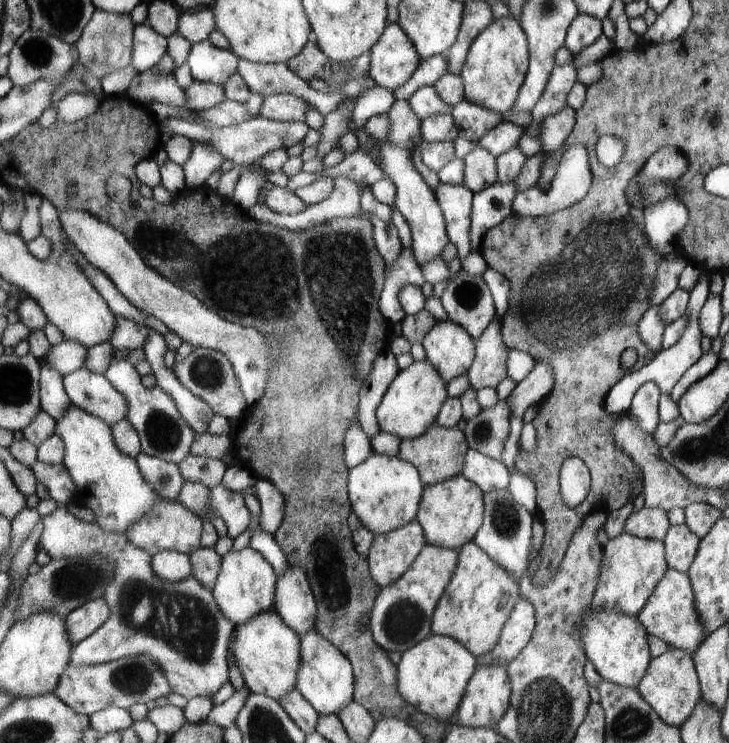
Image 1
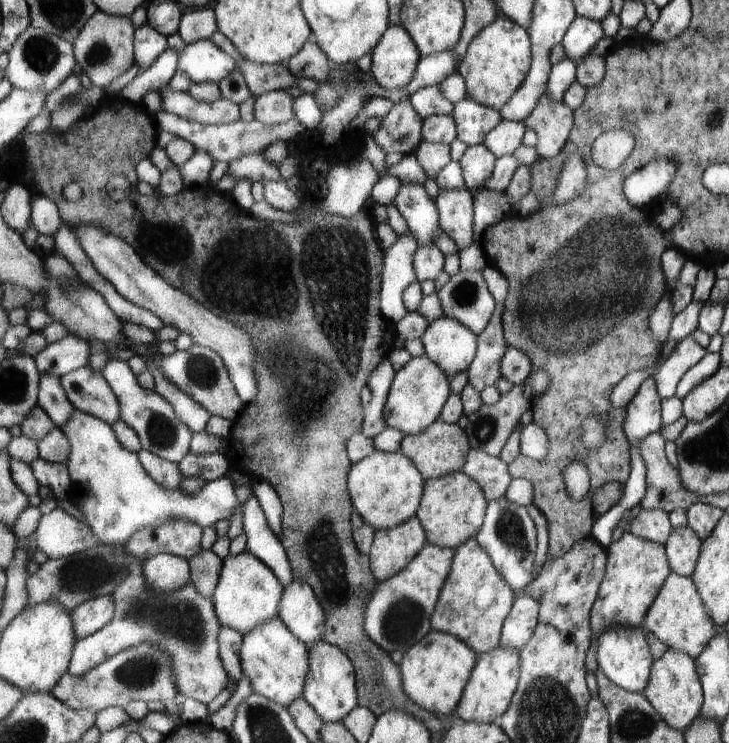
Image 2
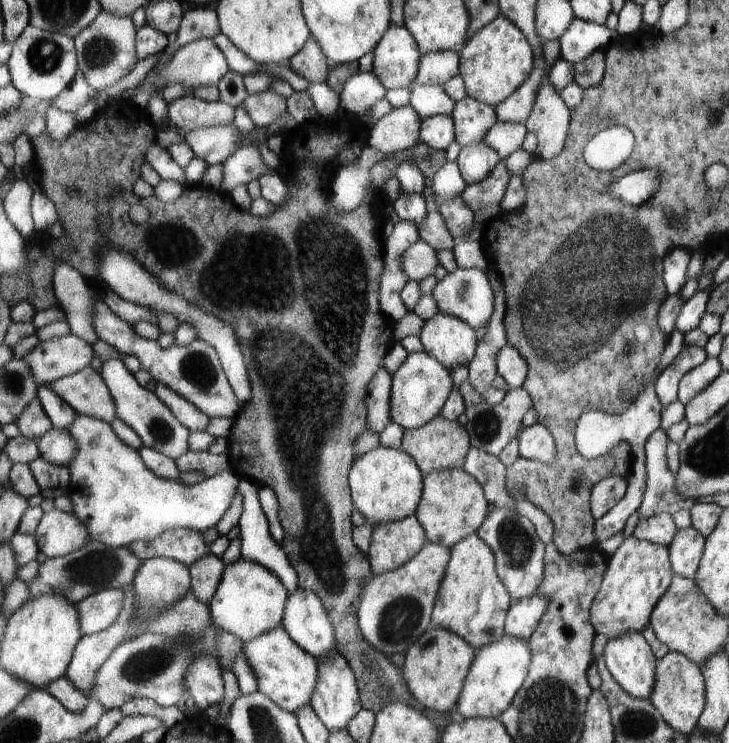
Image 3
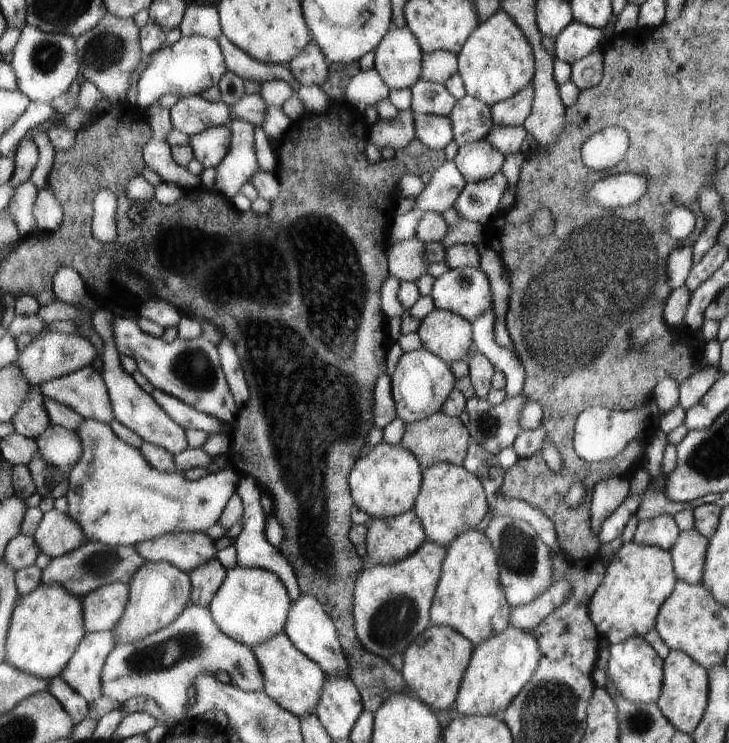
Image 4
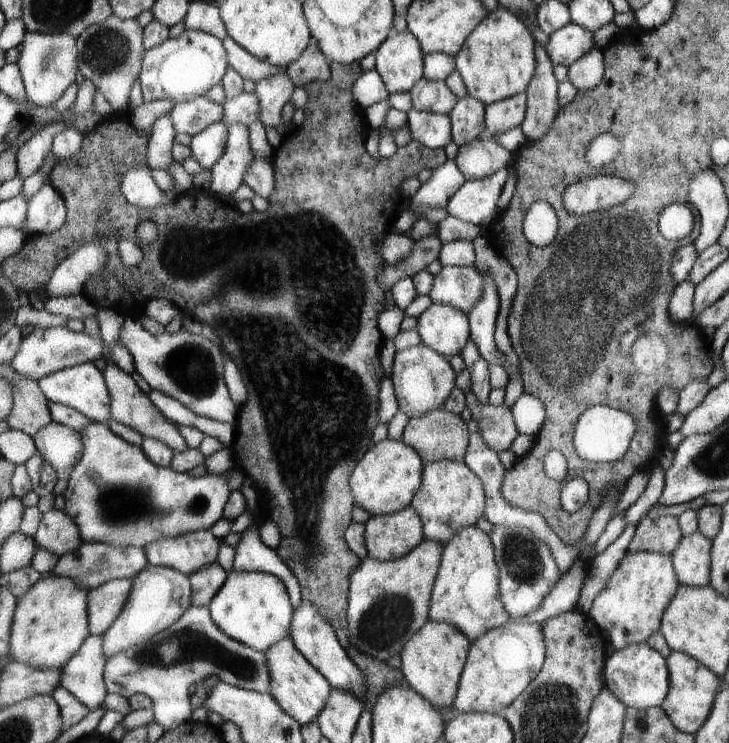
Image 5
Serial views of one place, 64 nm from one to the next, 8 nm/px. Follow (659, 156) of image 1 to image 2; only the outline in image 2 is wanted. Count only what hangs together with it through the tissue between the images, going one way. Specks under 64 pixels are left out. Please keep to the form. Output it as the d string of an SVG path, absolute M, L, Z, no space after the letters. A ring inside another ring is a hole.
M667 158L649 160L645 166L623 180L623 194L633 208L644 209L653 198L666 192L673 176L675 166Z

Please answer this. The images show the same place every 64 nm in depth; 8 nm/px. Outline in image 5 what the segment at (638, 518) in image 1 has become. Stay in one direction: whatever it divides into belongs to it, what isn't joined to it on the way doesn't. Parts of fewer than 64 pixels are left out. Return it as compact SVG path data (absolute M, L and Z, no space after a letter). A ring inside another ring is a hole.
M644 517L634 528L626 554L647 552L670 556L682 536L676 518L662 517L651 521Z

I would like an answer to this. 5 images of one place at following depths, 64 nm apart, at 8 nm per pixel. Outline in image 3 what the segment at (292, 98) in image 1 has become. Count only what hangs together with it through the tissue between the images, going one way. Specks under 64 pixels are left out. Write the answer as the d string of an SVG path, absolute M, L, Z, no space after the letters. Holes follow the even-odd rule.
M271 90L249 95L249 98L243 102L243 106L249 112L249 116L253 118L253 122L263 128L273 126L283 116L289 117L287 98L283 98Z

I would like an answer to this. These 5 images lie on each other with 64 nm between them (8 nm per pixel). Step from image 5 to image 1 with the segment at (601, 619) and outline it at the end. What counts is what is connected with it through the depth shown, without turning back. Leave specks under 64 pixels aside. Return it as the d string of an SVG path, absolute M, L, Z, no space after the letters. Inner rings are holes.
M626 532L607 540L603 546L604 558L600 564L600 576L592 596L593 612L621 612L636 618L645 606L649 594L655 590L657 582L663 578L668 568L664 557L664 543L637 538Z

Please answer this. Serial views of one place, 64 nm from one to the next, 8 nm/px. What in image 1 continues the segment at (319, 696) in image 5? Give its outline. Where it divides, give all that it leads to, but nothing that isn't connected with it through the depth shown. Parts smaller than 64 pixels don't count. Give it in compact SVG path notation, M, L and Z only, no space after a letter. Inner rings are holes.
M274 610L257 614L245 626L237 626L234 630L230 646L233 662L239 666L246 685L252 693L261 693L277 699L293 693L297 689L297 676L301 668L301 639Z

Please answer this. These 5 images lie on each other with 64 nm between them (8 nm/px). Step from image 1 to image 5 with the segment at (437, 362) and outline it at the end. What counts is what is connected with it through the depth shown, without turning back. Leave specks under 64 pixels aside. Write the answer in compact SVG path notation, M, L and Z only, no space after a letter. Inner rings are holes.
M433 303L418 318L422 344L445 358L460 355L472 337L468 314L452 305Z

